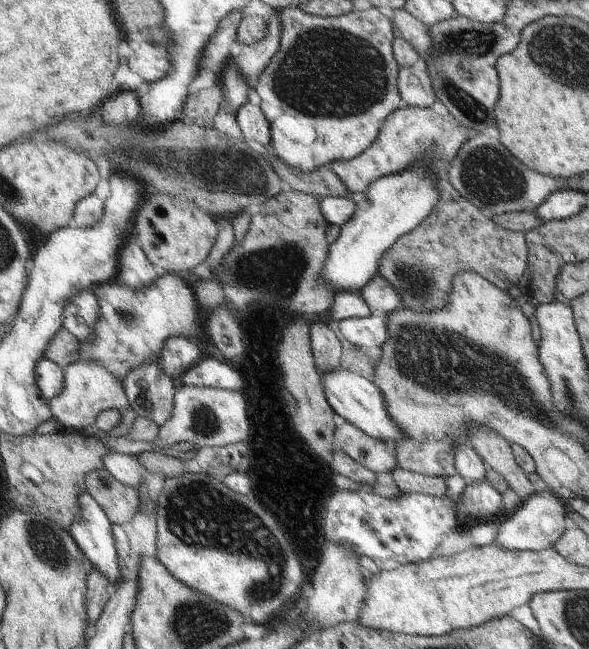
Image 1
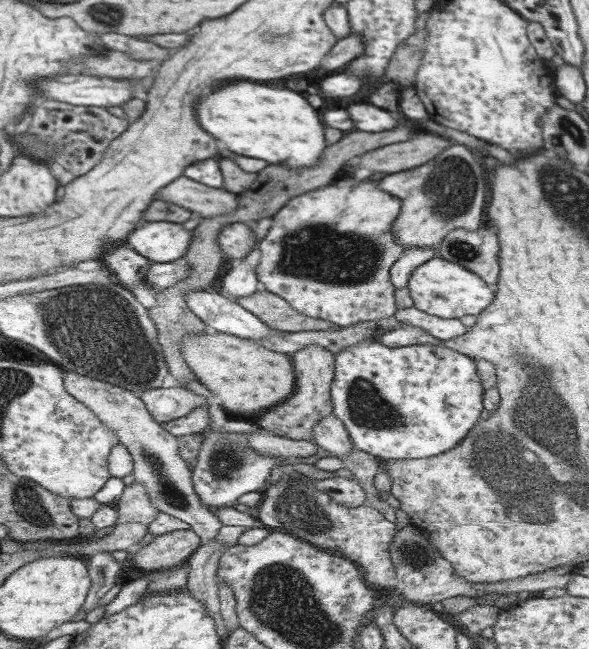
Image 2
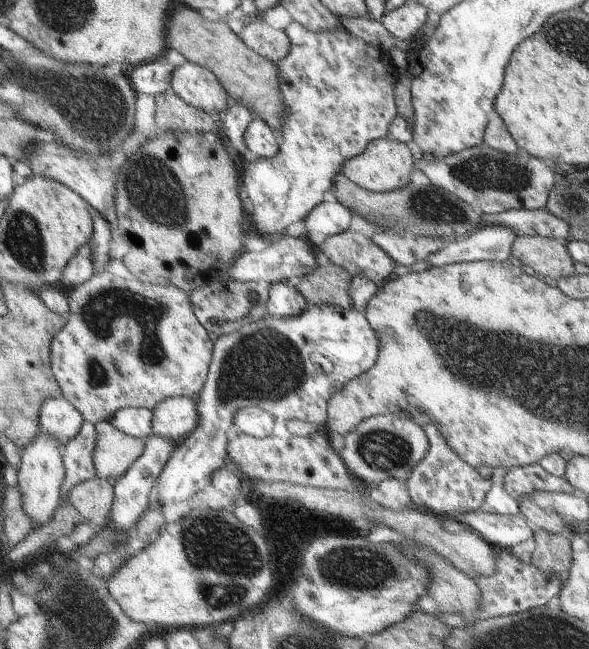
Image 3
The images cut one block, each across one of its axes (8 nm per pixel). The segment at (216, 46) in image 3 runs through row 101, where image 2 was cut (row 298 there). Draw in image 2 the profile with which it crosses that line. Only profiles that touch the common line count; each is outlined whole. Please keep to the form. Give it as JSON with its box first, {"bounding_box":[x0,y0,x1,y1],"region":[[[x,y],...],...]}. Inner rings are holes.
{"bounding_box":[233,291,339,333],"region":[[[255,291],[253,294],[235,297],[233,300],[275,331],[296,333],[301,331],[339,330],[332,322],[299,314],[285,299],[269,291]]]}

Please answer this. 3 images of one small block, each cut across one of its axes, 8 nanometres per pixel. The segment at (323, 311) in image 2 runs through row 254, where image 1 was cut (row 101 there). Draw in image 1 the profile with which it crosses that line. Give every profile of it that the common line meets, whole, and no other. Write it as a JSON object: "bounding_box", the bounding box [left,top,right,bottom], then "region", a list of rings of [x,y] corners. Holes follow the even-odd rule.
{"bounding_box":[253,7,405,173],"region":[[[285,7],[277,9],[276,16],[280,23],[278,49],[253,86],[259,95],[259,108],[269,123],[269,152],[302,173],[360,155],[371,146],[385,117],[405,106],[395,90],[397,63],[391,56],[391,22],[375,7],[338,17],[323,17],[307,7]]]}

